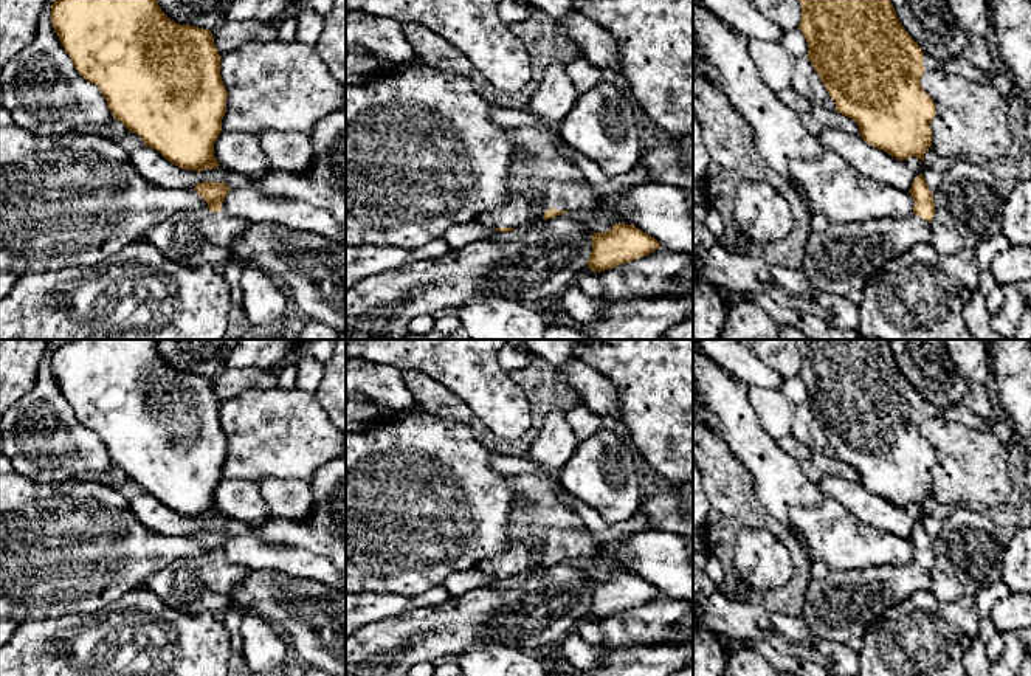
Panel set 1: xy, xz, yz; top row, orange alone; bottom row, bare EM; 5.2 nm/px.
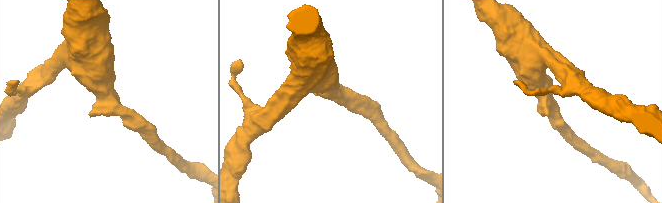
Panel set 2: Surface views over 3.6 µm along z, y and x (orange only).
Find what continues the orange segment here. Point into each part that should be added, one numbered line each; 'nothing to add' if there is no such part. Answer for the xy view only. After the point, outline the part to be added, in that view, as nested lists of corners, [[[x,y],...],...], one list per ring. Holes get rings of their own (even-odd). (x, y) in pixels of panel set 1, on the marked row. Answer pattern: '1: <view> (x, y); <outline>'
1: xy (205, 239); [[[222,211],[171,217],[144,236],[160,253],[189,268],[211,267],[219,271],[234,262],[233,243],[248,222]]]

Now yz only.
1: yz (842, 259); [[[916,214],[905,219],[876,219],[867,222],[829,222],[822,233],[808,234],[802,271],[823,293],[850,296],[864,287],[893,259],[921,242],[930,242],[930,223]]]

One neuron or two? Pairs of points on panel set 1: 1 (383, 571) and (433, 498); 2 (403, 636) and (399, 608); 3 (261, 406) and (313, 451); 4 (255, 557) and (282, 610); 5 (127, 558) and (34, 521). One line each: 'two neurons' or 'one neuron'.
1: one neuron
2: two neurons
3: one neuron
4: two neurons
5: one neuron

